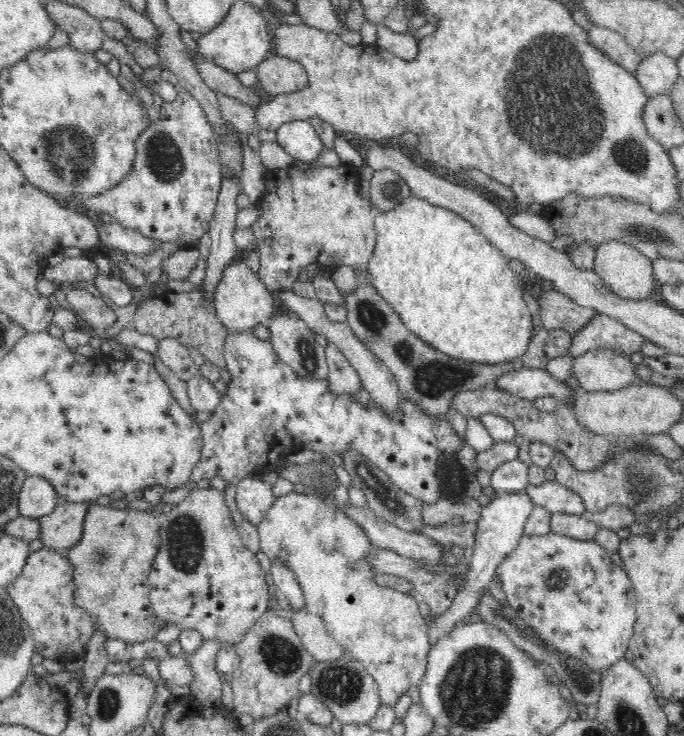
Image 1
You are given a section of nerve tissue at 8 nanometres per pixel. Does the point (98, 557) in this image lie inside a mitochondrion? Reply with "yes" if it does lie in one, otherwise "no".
yes

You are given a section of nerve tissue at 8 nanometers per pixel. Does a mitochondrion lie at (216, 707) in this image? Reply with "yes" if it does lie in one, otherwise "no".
no

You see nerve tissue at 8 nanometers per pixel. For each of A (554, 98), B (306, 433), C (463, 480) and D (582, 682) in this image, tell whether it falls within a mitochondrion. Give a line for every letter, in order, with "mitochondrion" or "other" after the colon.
A: mitochondrion
B: other
C: other
D: mitochondrion

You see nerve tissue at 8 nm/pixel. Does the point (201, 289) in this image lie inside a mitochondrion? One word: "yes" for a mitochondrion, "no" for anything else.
no

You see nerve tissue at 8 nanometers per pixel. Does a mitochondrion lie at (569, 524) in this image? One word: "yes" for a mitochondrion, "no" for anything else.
no

